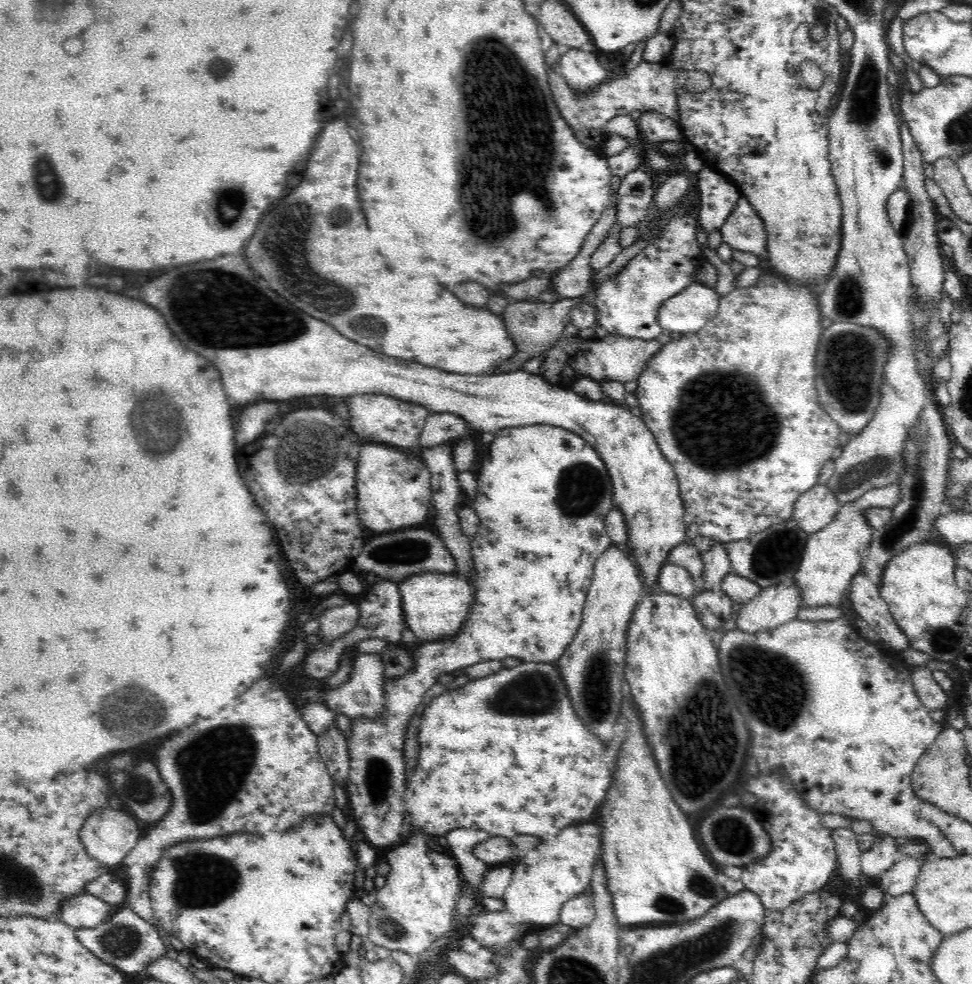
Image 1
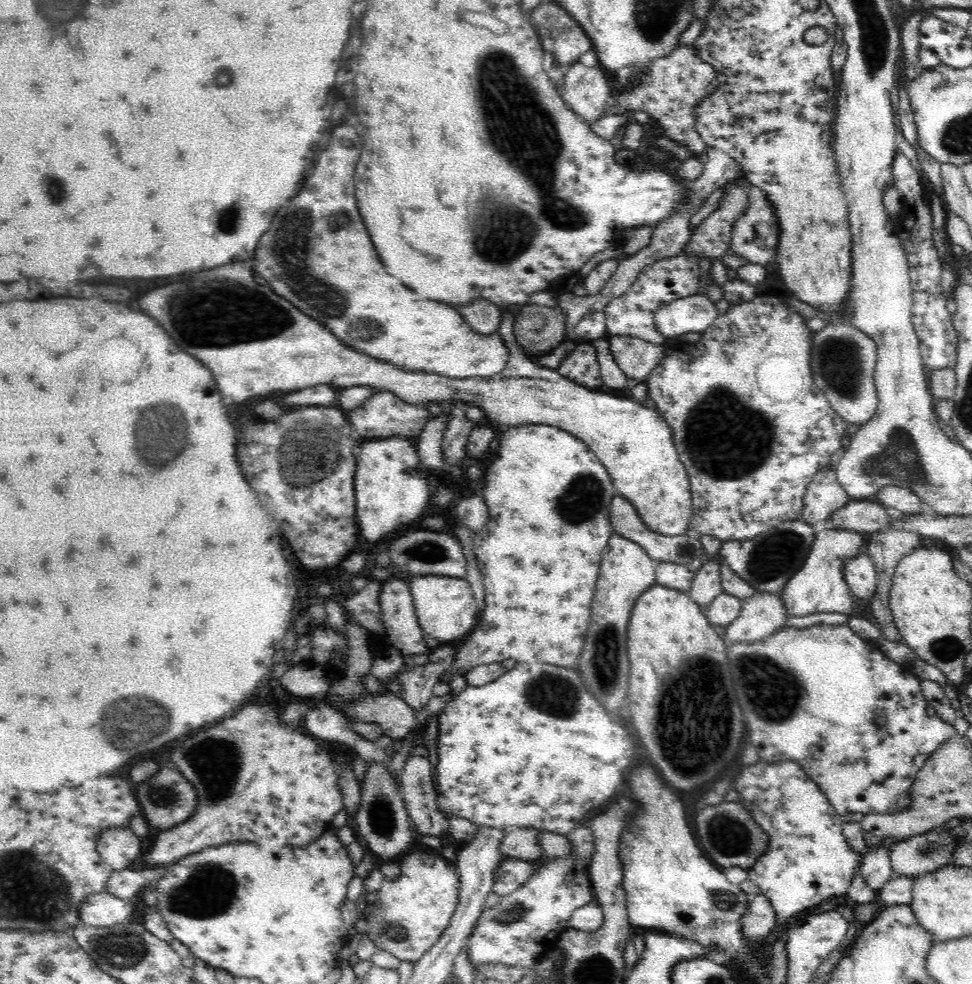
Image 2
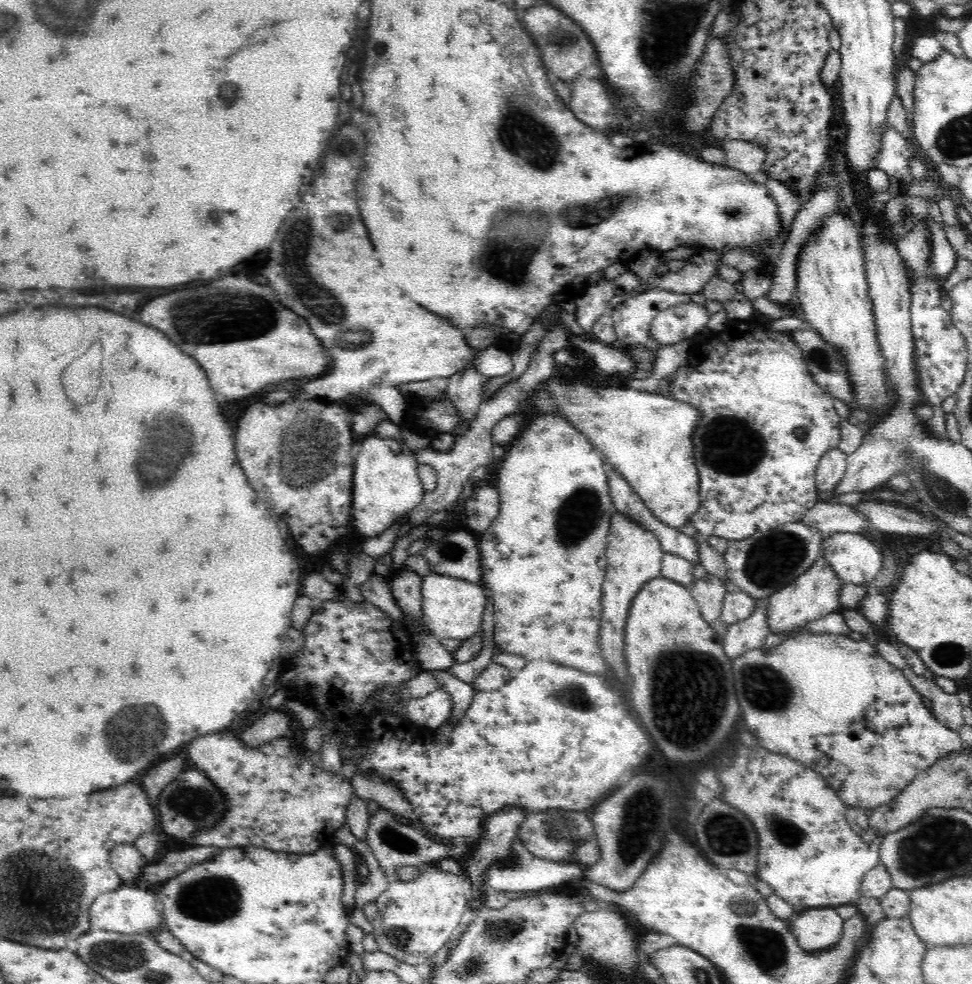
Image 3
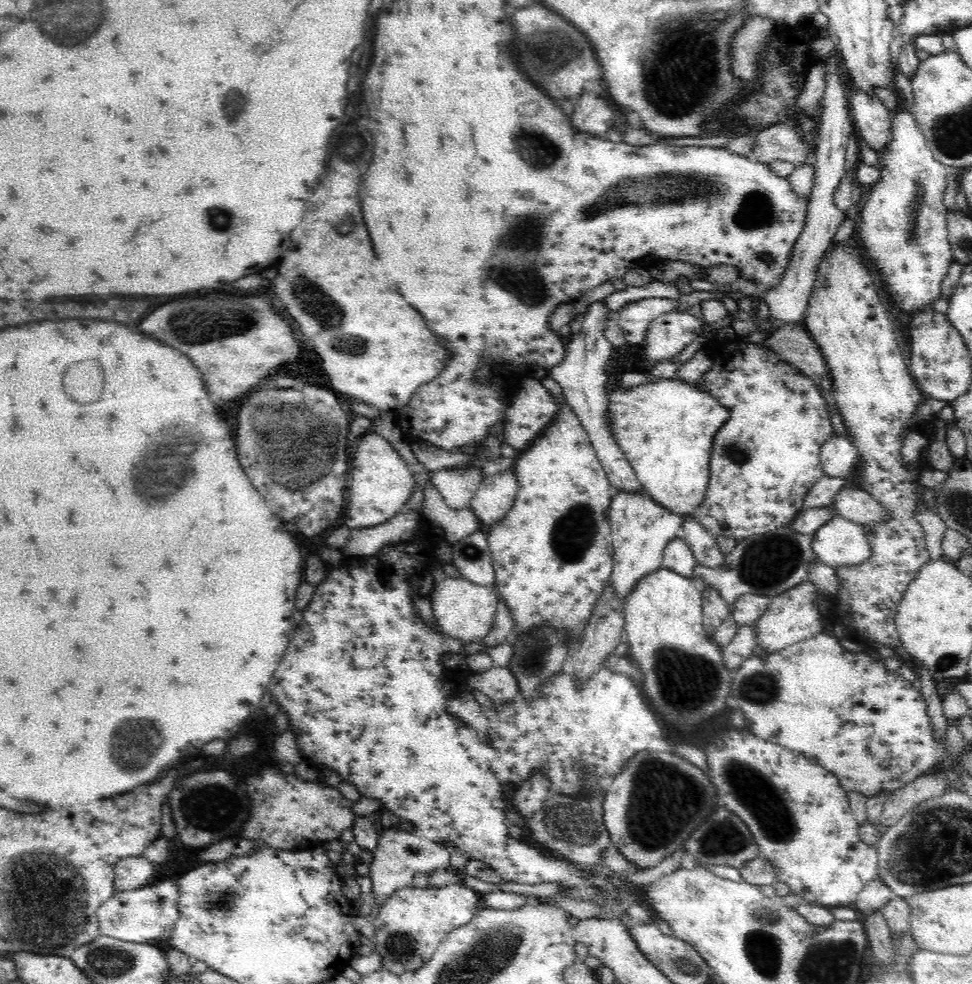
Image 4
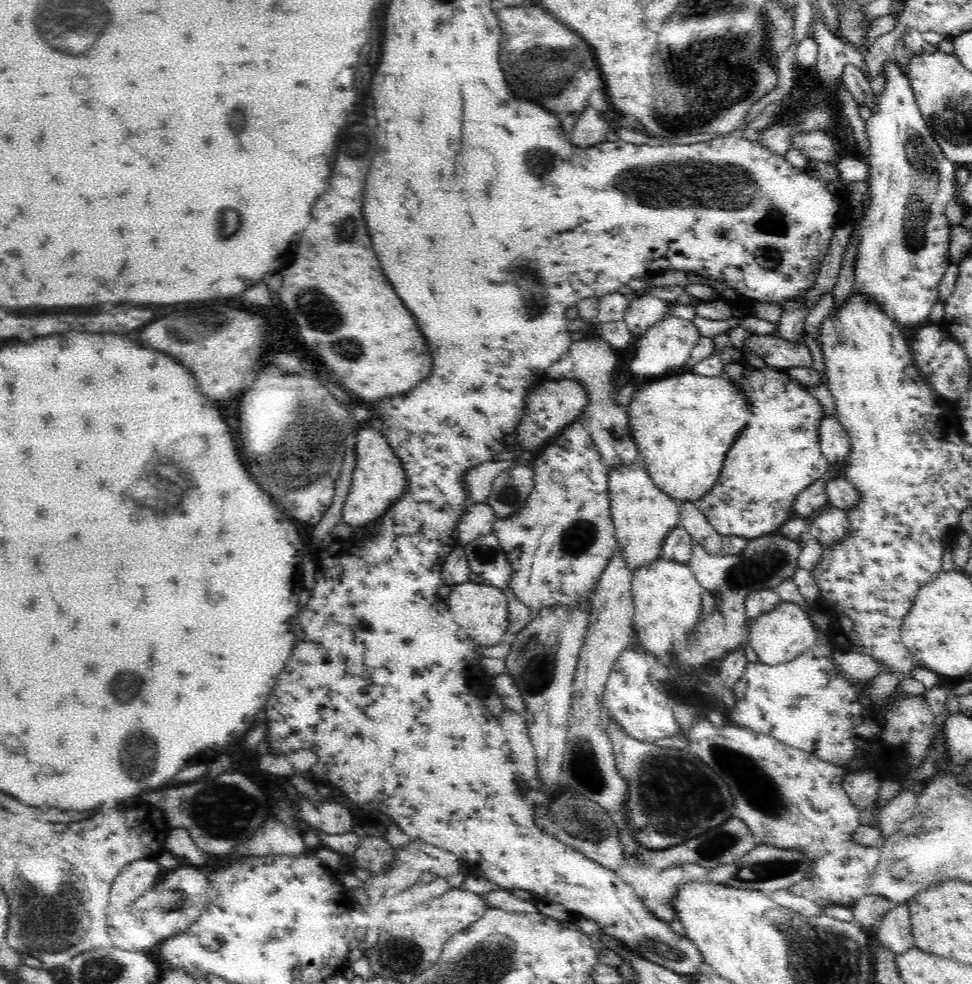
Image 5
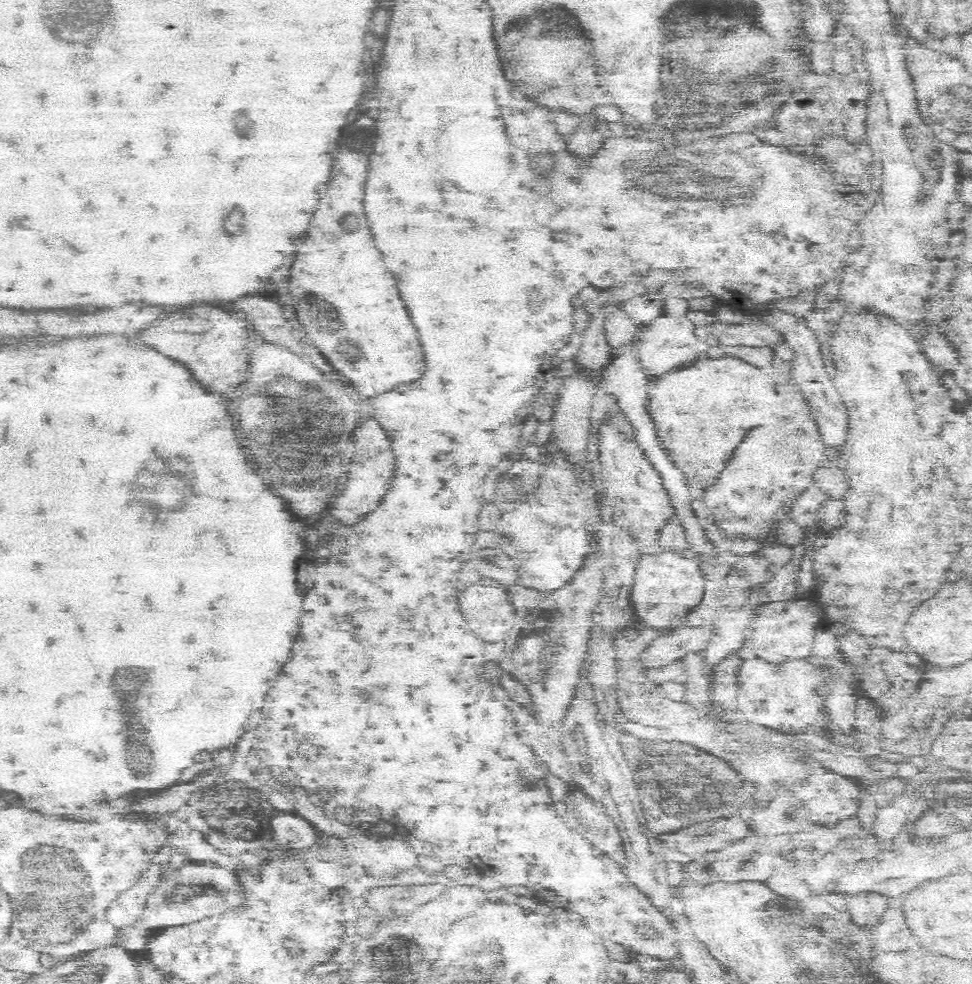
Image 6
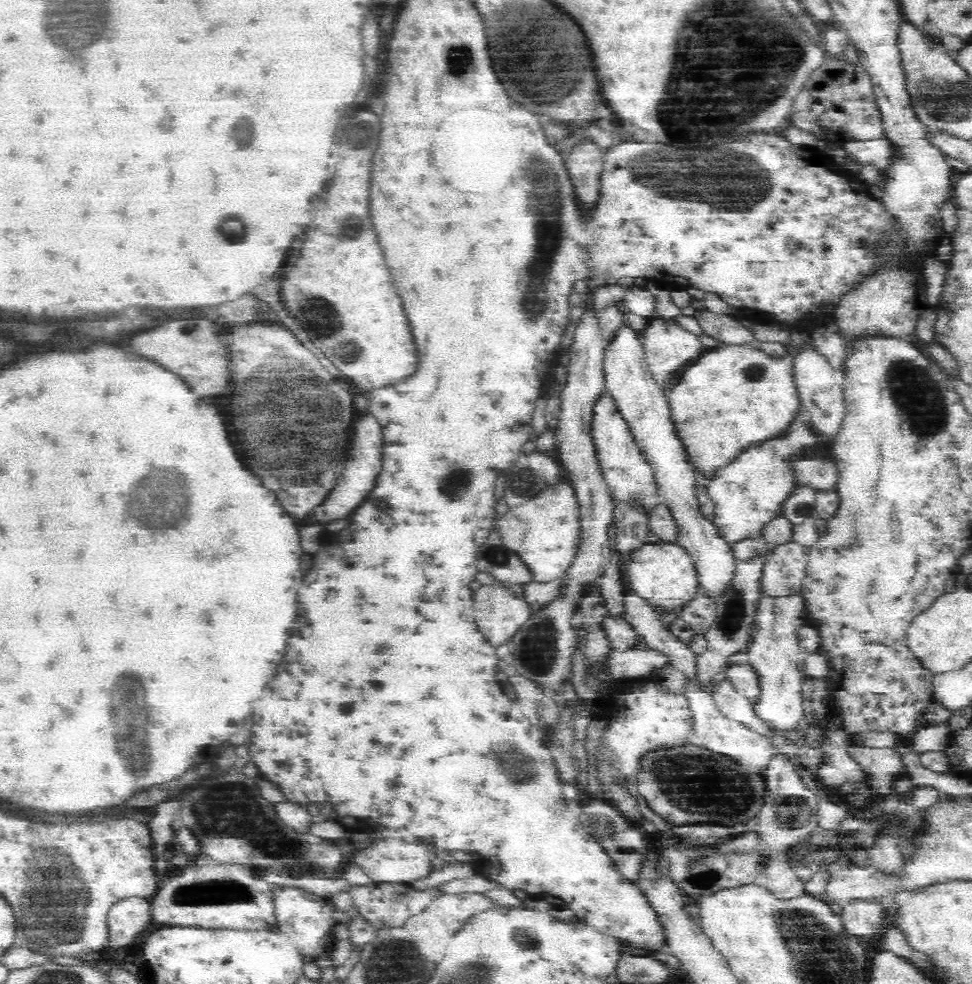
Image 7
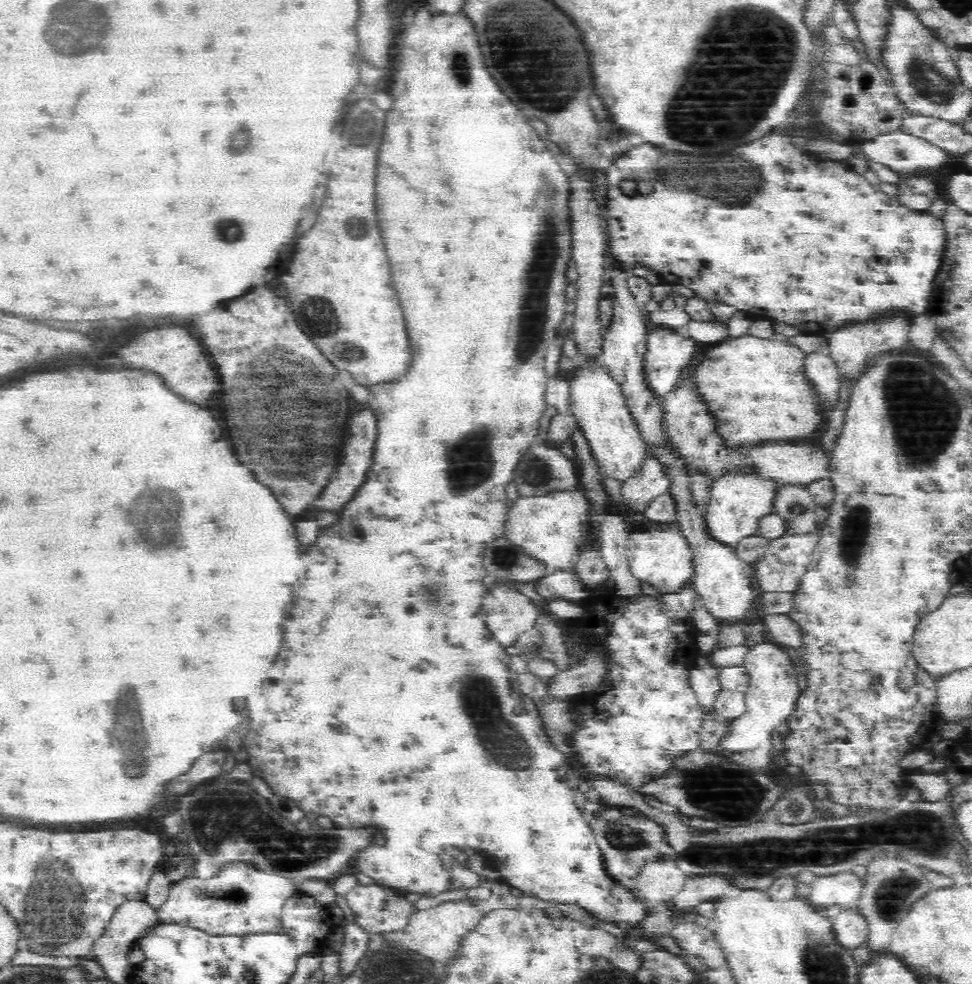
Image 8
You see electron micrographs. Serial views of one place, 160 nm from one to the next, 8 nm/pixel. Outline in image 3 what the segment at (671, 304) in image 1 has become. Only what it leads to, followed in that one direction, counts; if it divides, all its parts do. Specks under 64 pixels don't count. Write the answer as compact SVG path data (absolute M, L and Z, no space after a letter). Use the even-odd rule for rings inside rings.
M686 302L658 313L651 322L650 334L658 346L693 340L707 326L710 317L704 305Z

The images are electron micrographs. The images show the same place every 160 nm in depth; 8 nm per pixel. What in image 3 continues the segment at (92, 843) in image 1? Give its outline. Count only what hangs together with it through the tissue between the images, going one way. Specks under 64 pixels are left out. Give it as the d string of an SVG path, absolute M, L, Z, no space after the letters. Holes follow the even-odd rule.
M118 844L114 846L112 852L110 852L111 867L121 878L122 884L128 886L131 886L138 880L142 868L144 868L147 863L147 860L134 844Z

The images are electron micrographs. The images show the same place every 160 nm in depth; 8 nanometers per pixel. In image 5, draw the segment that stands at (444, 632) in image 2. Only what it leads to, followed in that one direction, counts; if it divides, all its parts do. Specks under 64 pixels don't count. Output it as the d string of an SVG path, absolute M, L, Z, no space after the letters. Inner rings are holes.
M475 578L464 584L450 586L444 593L454 621L462 627L462 632L466 633L475 645L482 648L507 641L504 632L508 628L508 599L503 589L484 584Z

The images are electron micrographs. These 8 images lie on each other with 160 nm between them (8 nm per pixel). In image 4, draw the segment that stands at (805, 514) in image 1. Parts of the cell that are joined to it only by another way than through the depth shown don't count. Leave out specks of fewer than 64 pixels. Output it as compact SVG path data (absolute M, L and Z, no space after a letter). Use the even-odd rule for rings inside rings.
M834 433L832 438L824 442L821 454L821 465L828 478L850 479L855 475L855 465L858 462L859 454L847 438Z

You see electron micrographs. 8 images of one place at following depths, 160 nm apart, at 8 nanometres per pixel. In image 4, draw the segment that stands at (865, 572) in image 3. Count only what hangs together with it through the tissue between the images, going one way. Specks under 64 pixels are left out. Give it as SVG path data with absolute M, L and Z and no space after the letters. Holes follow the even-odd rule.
M833 516L812 534L812 549L824 564L834 568L860 564L872 555L863 525Z

